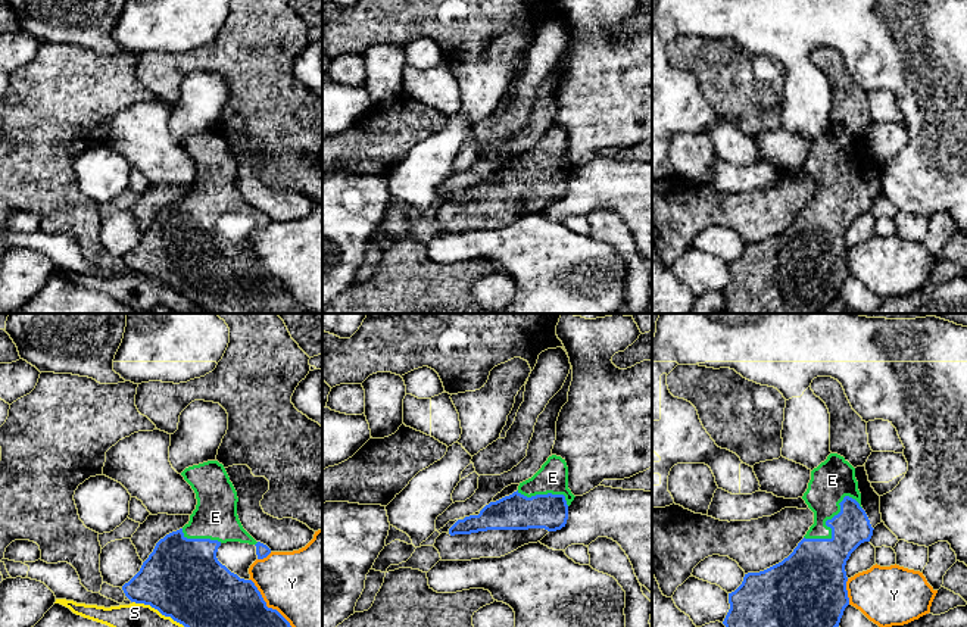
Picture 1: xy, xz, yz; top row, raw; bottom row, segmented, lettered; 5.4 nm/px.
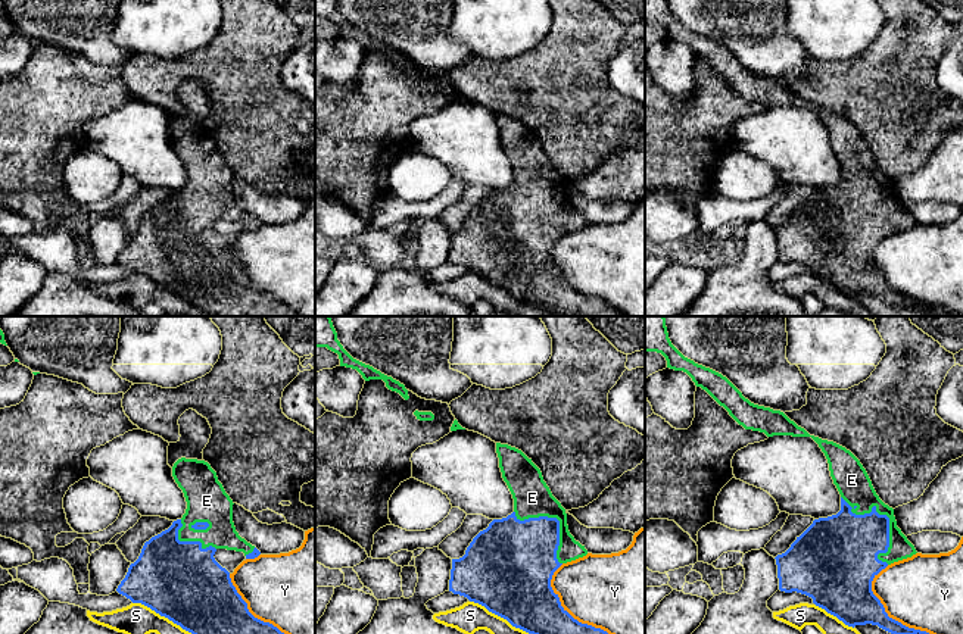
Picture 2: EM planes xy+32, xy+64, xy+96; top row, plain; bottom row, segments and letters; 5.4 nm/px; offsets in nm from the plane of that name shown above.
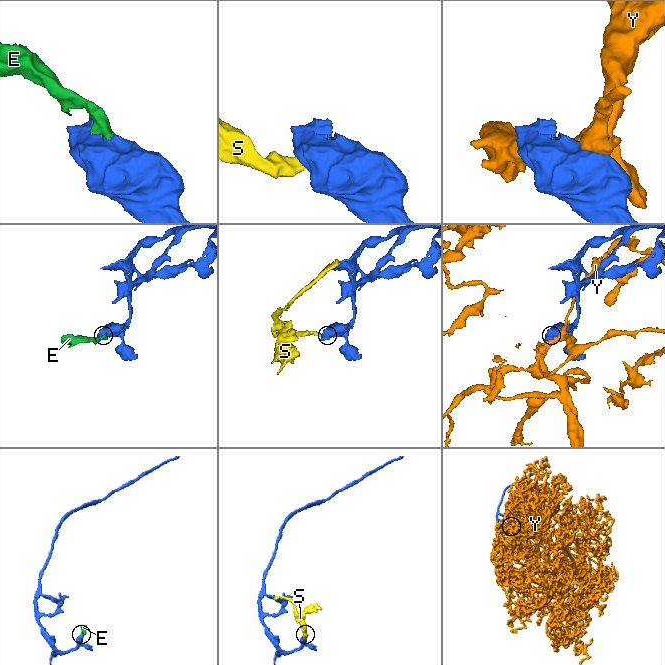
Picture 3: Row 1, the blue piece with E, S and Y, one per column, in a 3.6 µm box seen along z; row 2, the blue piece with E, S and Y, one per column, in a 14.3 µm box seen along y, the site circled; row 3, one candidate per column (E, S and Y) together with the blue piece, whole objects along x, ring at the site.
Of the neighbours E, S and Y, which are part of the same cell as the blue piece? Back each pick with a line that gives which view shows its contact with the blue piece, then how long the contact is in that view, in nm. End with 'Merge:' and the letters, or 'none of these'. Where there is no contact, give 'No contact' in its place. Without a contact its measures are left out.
E: Touches blue in yz. Shared border 360 nm
Merge: E

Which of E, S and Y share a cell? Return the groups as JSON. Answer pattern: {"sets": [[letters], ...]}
{"sets": [["E"], ["S"], ["Y"]]}

